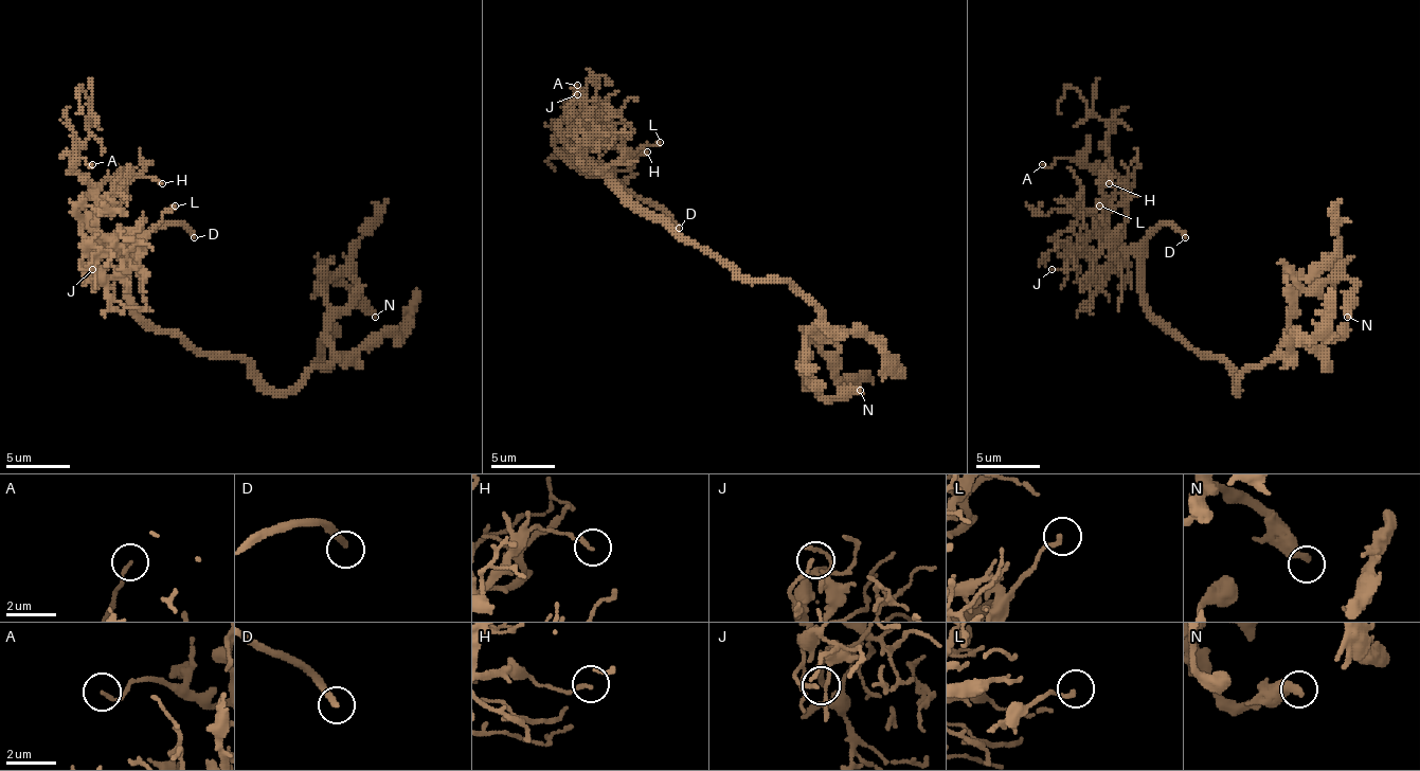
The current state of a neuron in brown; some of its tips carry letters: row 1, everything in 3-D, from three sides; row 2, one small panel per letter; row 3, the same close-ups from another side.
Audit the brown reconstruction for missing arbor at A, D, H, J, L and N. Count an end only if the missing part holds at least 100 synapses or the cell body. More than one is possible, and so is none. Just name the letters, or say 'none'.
D

